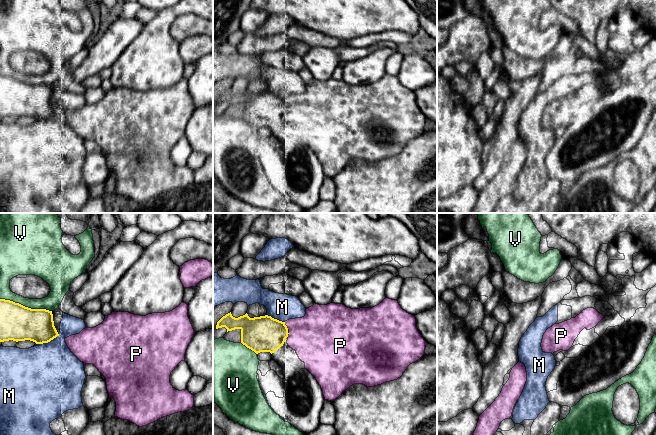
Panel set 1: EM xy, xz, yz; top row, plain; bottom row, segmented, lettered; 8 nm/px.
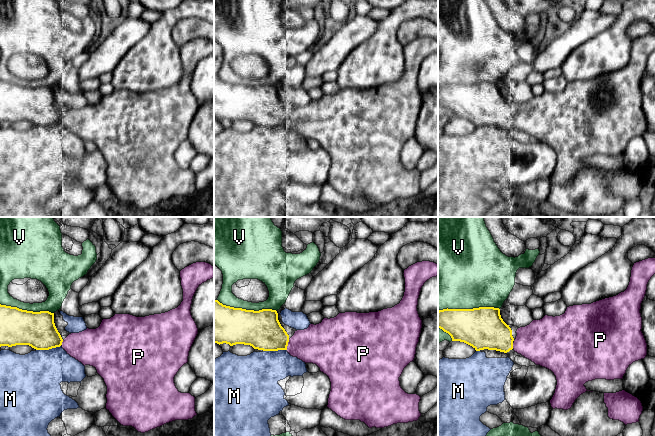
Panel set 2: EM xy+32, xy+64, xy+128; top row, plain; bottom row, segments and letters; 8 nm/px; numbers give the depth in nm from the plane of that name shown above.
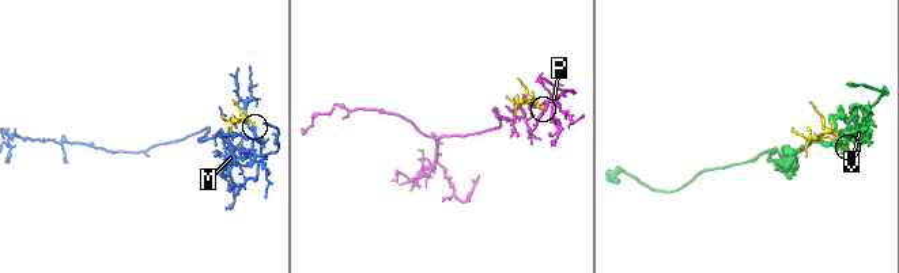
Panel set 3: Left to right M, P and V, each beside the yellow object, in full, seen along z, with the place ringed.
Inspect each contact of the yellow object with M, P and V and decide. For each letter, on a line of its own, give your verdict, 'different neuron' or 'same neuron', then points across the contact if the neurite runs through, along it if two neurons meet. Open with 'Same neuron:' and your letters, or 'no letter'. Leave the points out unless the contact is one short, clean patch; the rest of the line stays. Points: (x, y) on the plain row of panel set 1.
Same neuron: P
M: different neuron
P: same neuron
V: different neuron

